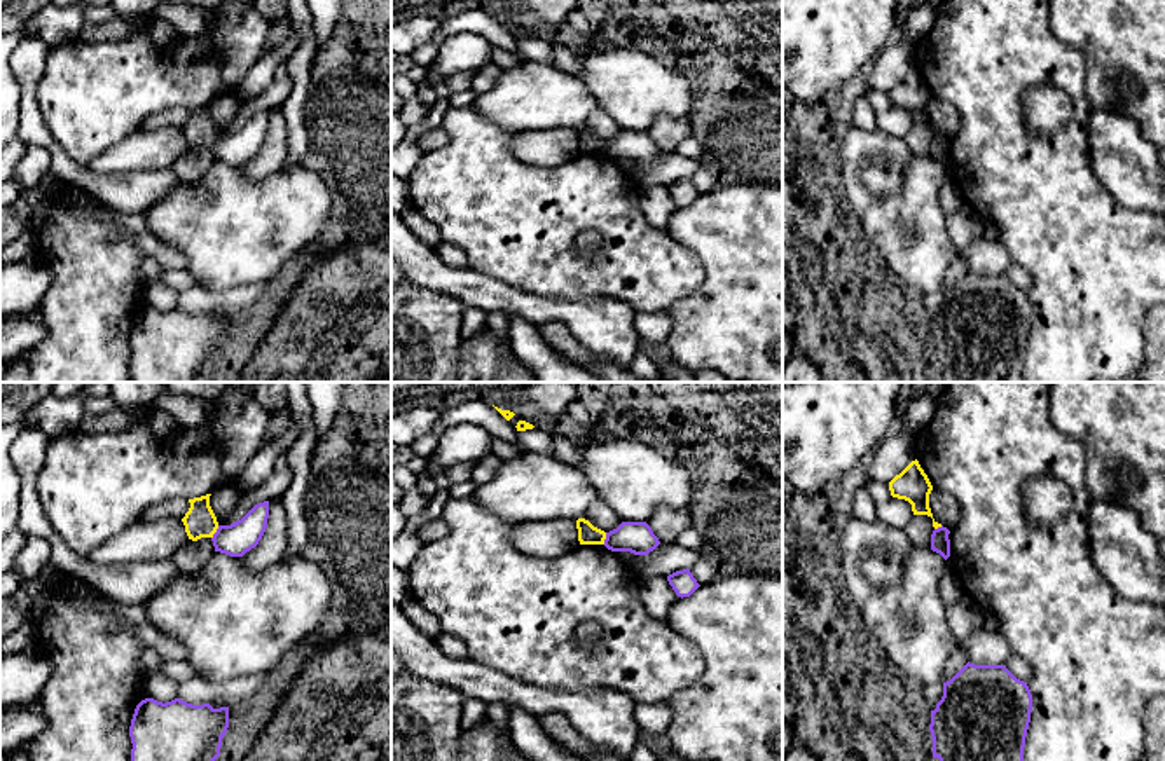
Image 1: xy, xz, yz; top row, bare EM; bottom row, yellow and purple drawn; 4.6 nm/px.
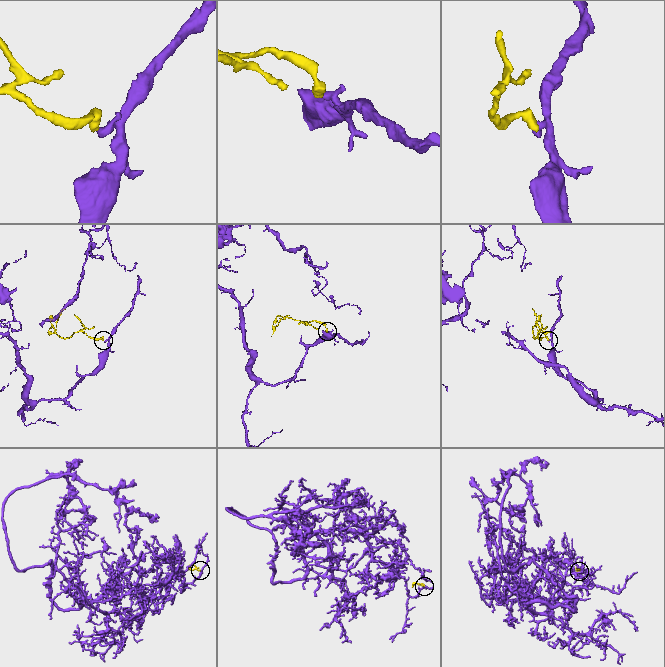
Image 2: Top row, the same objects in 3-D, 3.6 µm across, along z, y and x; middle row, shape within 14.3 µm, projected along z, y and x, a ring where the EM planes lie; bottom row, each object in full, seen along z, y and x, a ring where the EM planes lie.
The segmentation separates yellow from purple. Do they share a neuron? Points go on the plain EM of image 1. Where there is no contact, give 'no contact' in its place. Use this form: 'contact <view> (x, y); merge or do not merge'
contact xy (215, 140); do not merge

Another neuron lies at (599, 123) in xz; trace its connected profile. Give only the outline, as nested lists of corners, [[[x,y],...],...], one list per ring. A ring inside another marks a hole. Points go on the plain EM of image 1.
[[[596,110],[585,122],[583,126],[589,129],[594,136],[610,141],[617,138],[622,129],[618,124],[604,112],[604,110]]]

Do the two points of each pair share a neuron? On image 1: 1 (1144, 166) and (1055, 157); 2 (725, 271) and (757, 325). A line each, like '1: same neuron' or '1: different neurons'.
1: different neurons
2: same neuron

